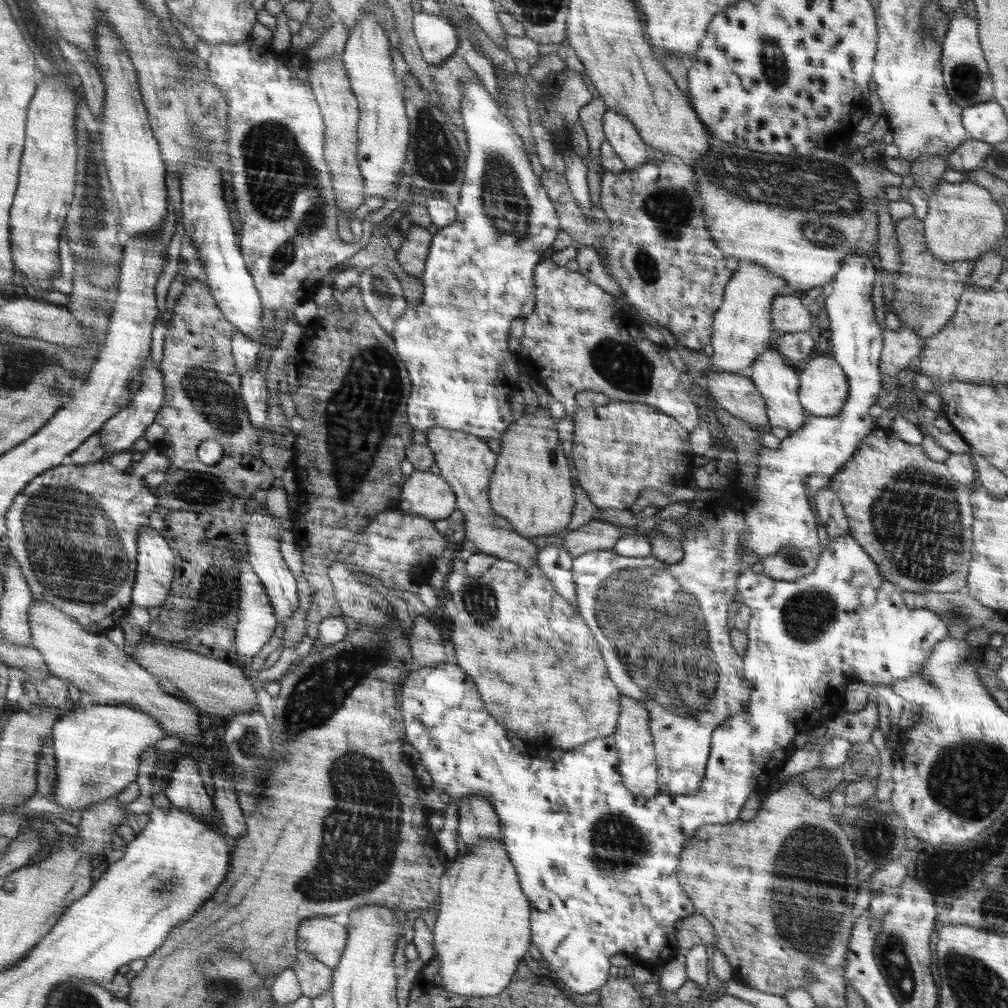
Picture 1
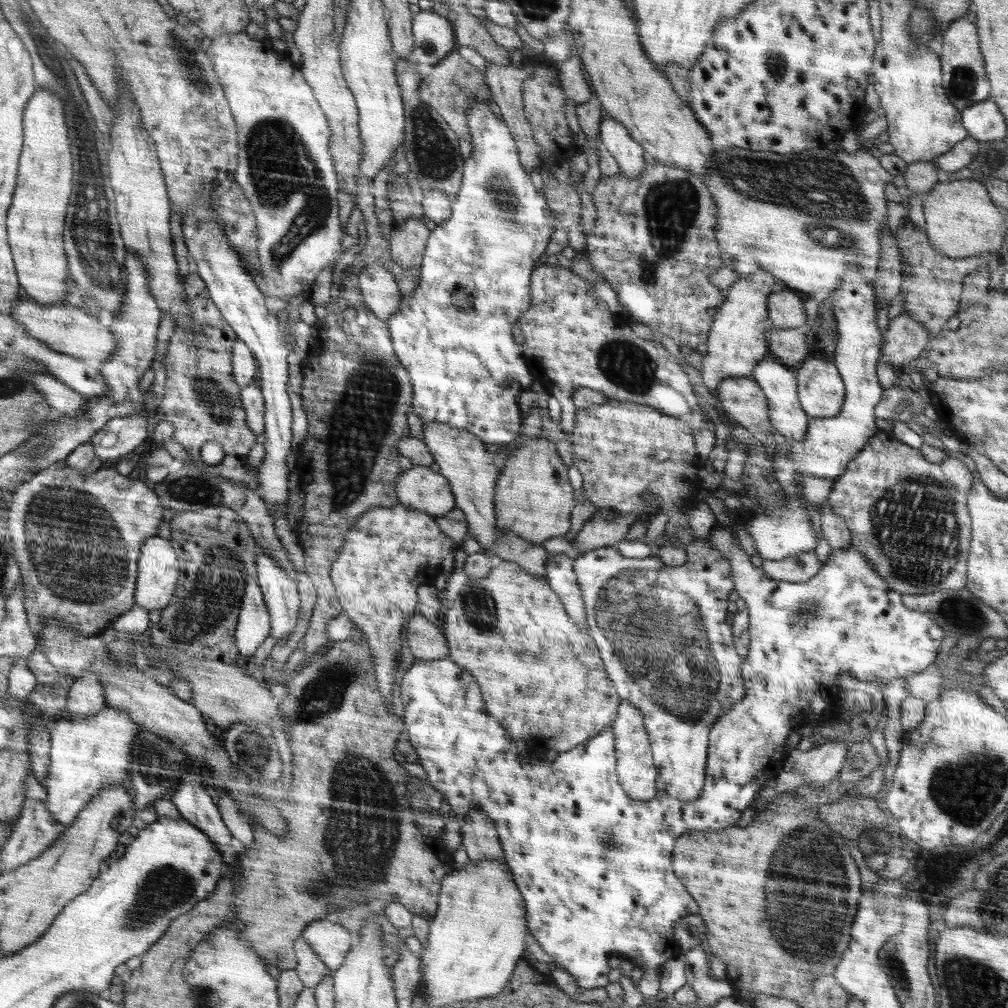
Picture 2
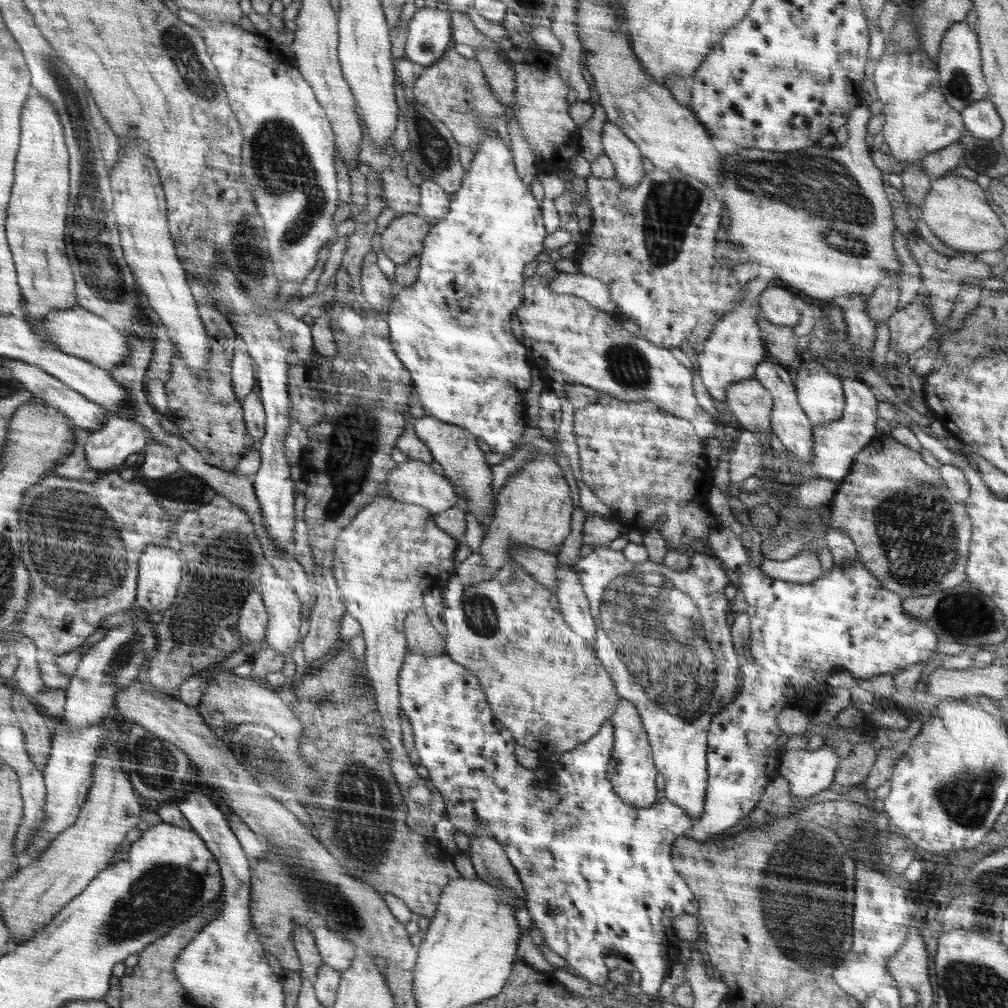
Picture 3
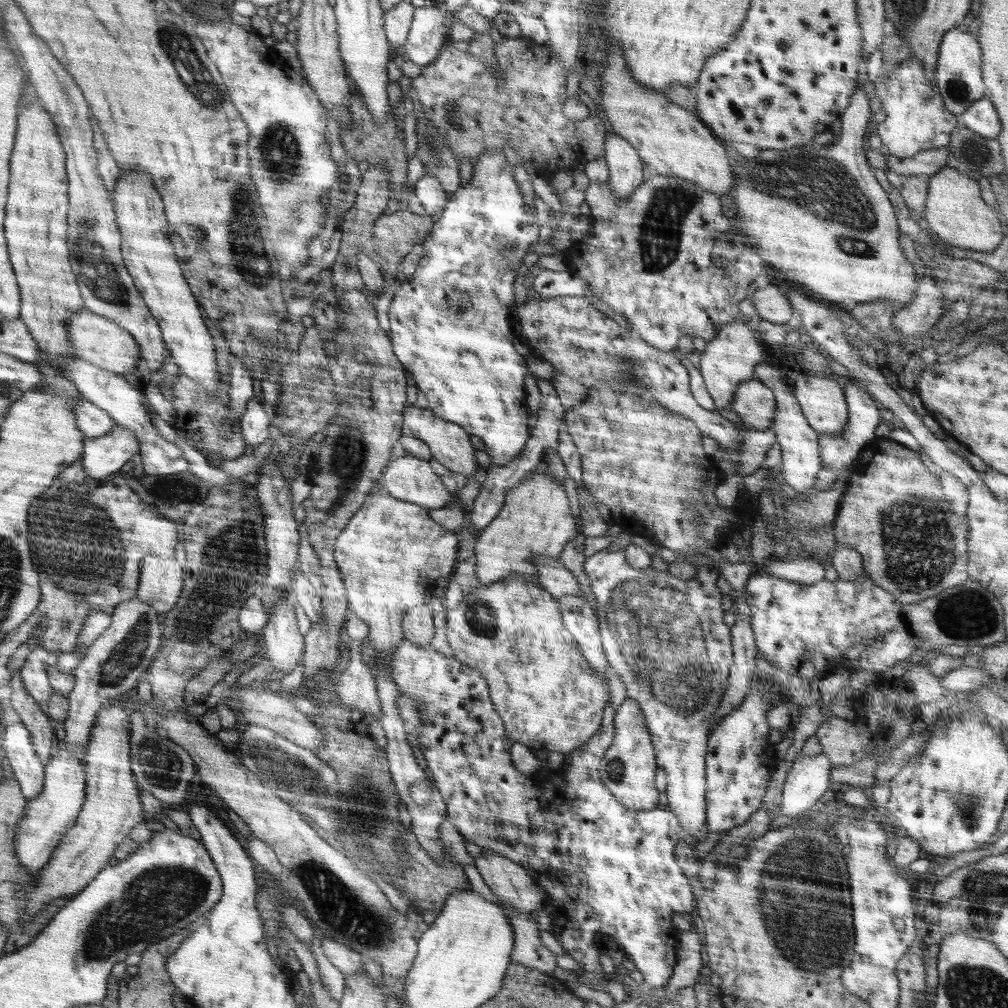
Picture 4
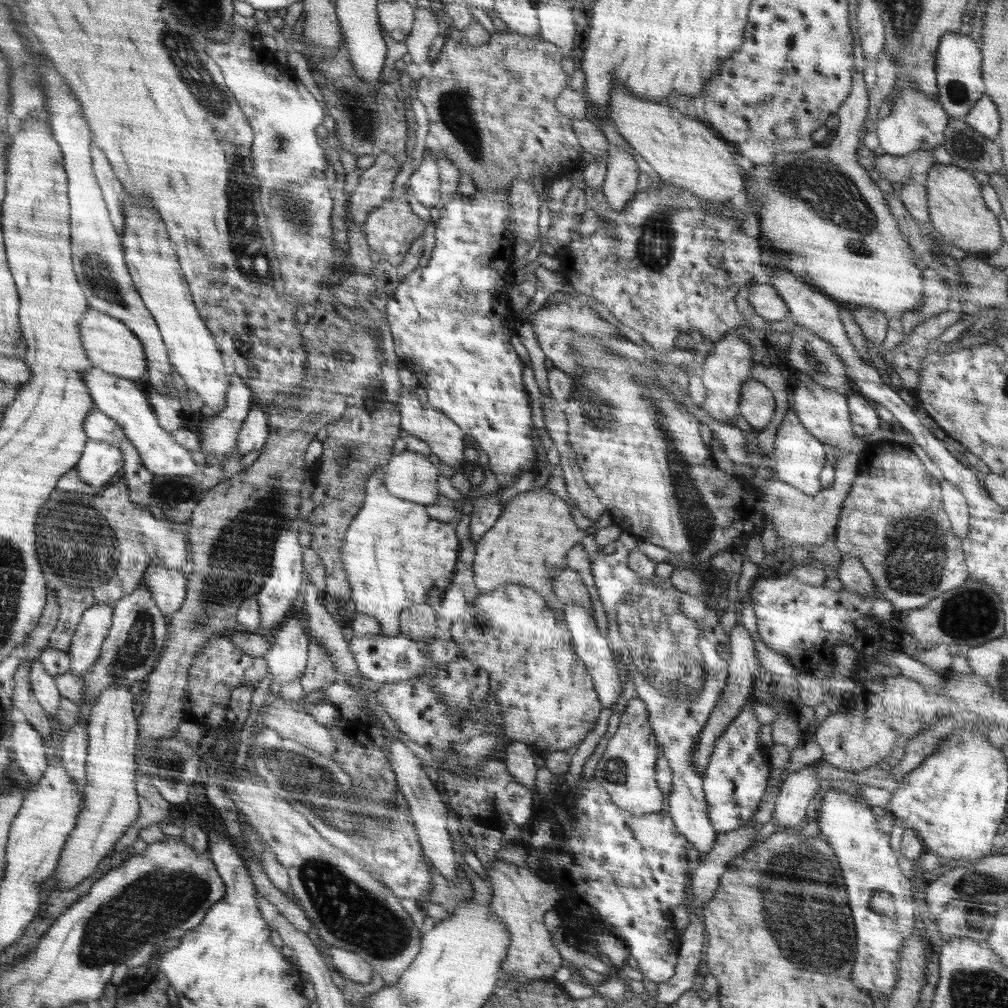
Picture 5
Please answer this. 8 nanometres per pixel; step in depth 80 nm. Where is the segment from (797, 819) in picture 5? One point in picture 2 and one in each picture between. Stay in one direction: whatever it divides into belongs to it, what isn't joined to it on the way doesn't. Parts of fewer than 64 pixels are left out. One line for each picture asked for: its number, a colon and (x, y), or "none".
2: (821, 764)
3: (809, 773)
4: (807, 780)

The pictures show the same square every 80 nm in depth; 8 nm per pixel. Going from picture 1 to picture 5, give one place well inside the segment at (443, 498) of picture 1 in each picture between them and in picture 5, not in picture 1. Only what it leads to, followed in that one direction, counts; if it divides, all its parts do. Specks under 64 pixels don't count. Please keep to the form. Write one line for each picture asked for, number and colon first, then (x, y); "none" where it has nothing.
2: (418, 487)
3: (412, 482)
4: (410, 478)
5: (408, 475)

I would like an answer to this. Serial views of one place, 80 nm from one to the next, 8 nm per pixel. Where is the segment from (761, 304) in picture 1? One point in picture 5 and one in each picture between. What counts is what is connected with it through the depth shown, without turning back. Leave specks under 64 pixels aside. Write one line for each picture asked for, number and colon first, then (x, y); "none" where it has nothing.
2: (737, 341)
3: (734, 349)
4: (730, 359)
5: (727, 368)

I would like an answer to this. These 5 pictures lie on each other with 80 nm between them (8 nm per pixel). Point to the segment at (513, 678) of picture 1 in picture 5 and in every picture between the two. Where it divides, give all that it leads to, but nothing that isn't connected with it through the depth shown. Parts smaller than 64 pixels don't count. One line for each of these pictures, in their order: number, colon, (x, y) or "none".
2: (541, 676)
3: (556, 695)
4: (551, 700)
5: (547, 700)

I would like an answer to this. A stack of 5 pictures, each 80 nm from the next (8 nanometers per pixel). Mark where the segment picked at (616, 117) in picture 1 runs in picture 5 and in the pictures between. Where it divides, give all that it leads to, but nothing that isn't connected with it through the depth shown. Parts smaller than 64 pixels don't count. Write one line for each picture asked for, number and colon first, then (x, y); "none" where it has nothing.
2: (614, 136)
3: (626, 157)
4: (625, 166)
5: (621, 180)

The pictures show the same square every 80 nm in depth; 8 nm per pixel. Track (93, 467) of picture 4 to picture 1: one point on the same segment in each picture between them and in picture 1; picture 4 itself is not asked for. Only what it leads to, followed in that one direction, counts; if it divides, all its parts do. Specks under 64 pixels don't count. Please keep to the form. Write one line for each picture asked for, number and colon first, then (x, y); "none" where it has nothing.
1: (118, 433)
2: (121, 435)
3: (105, 449)

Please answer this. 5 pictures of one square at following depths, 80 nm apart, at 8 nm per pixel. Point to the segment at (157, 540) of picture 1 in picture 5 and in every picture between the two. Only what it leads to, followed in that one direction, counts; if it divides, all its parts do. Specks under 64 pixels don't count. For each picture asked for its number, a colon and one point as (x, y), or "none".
2: (158, 571)
3: (160, 575)
4: (161, 580)
5: (168, 586)

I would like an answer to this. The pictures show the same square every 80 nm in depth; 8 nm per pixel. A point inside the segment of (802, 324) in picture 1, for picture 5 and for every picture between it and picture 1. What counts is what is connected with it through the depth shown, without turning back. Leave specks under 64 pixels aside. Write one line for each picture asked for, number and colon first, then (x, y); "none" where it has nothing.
2: (785, 309)
3: (776, 304)
4: (772, 305)
5: (764, 299)

